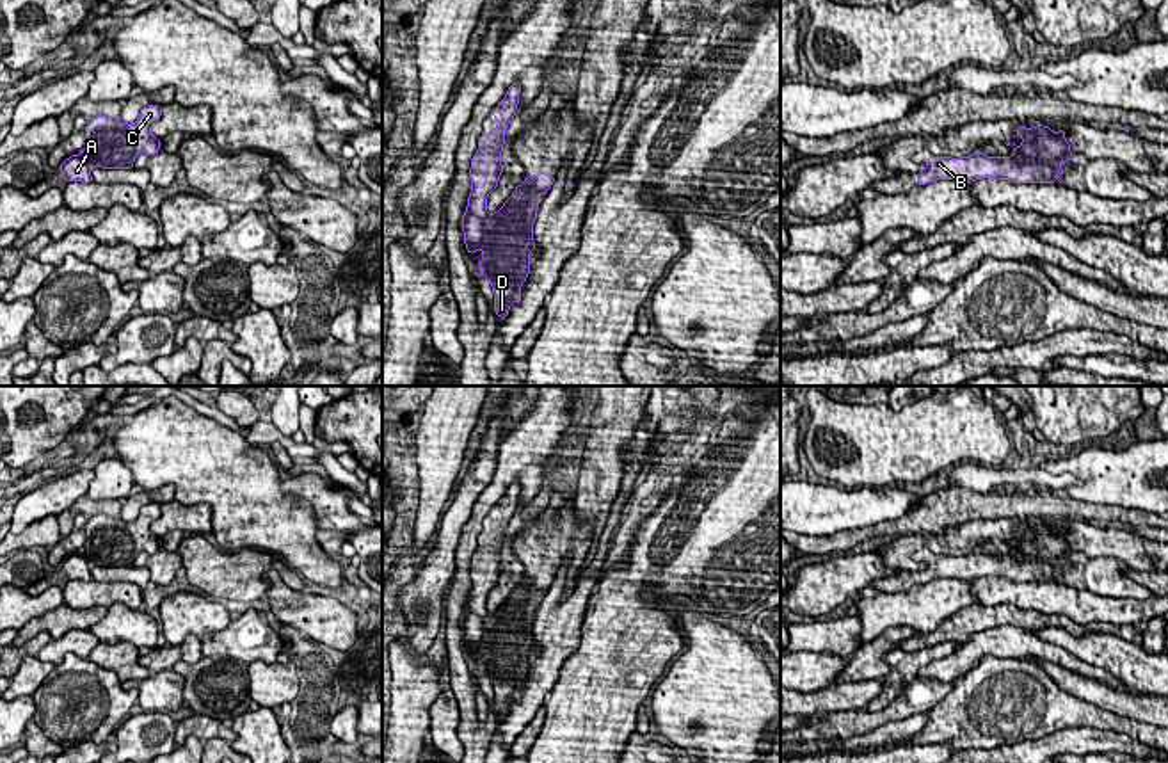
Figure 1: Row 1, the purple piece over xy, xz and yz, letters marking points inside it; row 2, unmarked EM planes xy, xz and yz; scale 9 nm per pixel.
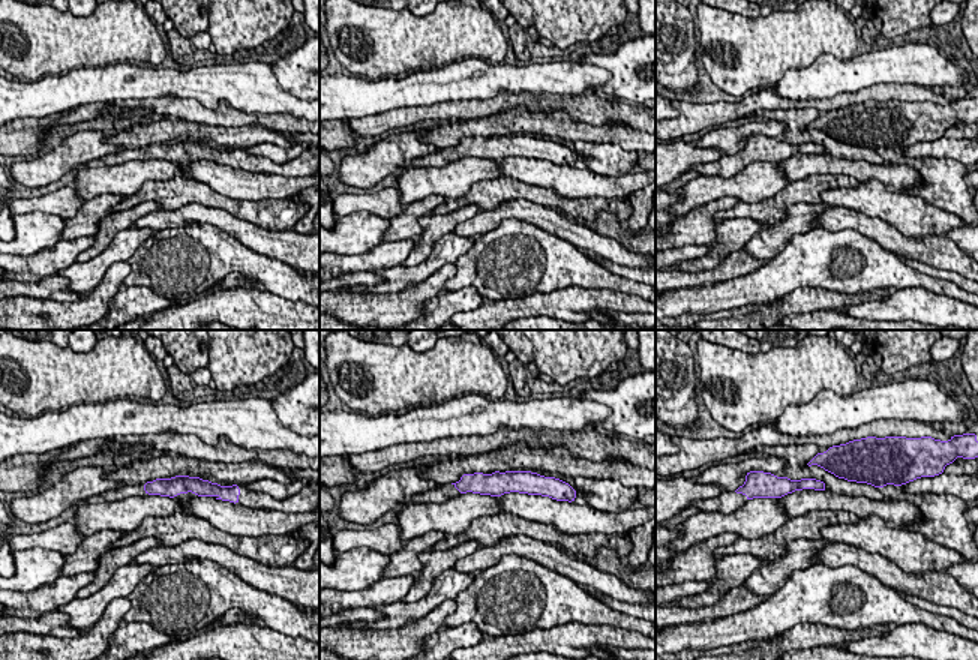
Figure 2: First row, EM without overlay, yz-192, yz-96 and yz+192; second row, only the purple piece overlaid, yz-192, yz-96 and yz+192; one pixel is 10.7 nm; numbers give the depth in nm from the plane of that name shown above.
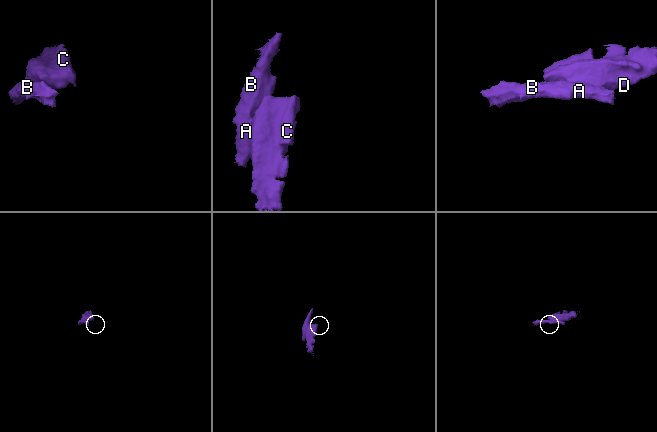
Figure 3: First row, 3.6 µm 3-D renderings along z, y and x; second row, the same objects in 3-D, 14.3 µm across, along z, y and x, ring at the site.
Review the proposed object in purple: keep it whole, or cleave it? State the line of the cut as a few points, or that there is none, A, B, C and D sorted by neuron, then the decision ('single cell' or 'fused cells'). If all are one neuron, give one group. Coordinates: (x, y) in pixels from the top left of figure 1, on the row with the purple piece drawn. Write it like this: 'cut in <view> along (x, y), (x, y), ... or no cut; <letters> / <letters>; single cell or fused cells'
cut in yz along (1008, 157), (1019, 162), (1058, 164); A B / C D; fused cells

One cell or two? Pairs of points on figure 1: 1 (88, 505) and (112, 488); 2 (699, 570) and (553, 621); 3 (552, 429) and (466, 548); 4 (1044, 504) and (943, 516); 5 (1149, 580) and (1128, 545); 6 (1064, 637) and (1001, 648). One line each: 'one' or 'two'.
1: two
2: two
3: one
4: one
5: two
6: two

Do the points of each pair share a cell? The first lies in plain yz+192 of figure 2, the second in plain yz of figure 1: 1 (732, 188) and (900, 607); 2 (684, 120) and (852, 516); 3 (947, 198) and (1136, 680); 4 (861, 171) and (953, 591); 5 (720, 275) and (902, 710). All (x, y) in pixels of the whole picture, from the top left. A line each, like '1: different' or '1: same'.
1: same
2: different
3: different
4: different
5: same

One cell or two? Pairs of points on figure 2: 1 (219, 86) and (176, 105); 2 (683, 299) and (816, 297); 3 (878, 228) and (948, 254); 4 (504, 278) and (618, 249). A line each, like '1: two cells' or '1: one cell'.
1: two cells
2: two cells
3: one cell
4: two cells

